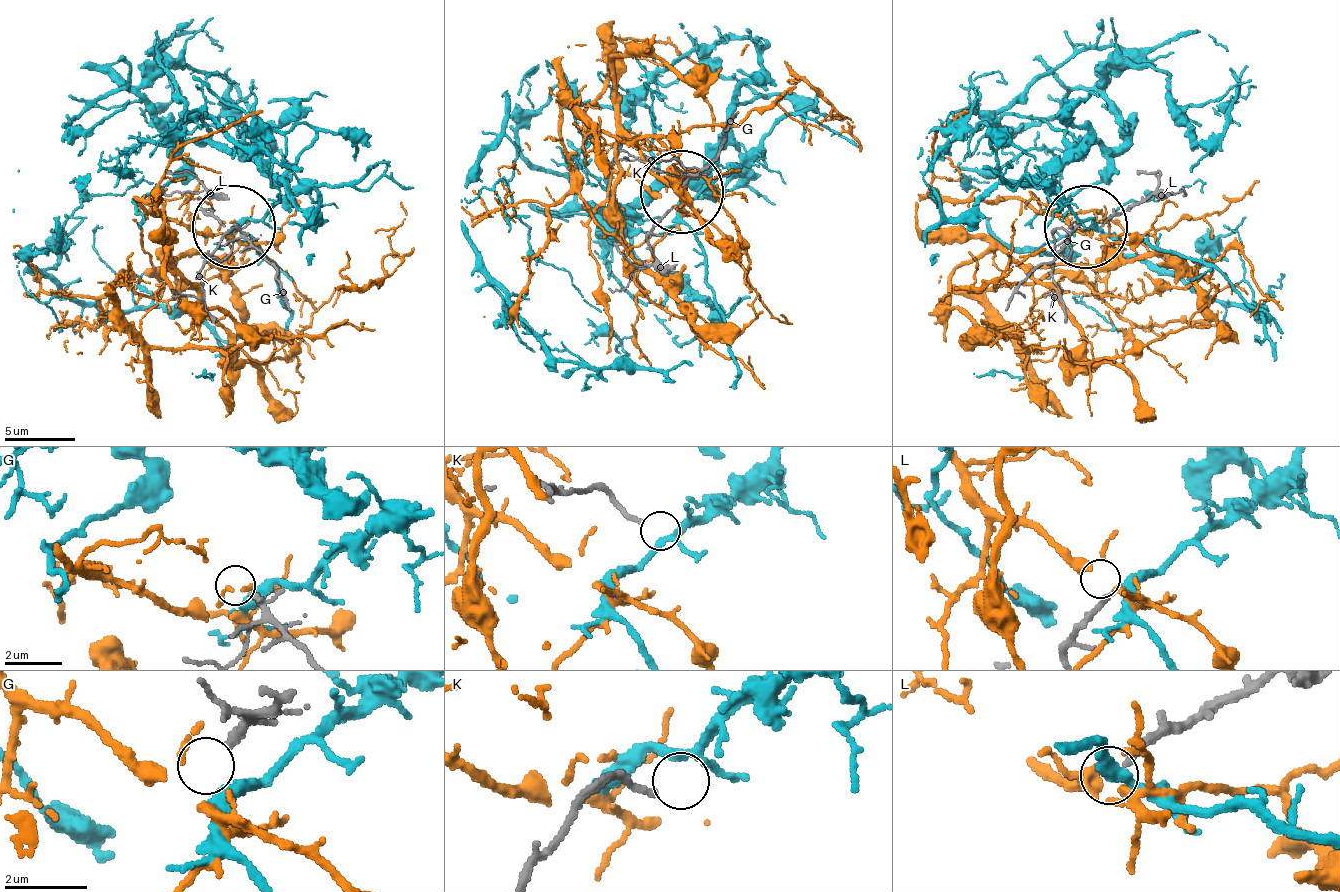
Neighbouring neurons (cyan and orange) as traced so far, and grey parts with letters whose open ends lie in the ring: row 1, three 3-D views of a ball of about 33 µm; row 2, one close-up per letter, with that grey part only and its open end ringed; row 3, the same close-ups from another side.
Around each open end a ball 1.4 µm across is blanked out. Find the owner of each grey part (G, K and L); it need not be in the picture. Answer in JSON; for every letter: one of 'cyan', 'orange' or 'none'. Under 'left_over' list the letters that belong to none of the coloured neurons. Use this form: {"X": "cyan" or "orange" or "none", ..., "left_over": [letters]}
{"G": "none", "K": "cyan", "L": "orange", "left_over": ["G"]}

